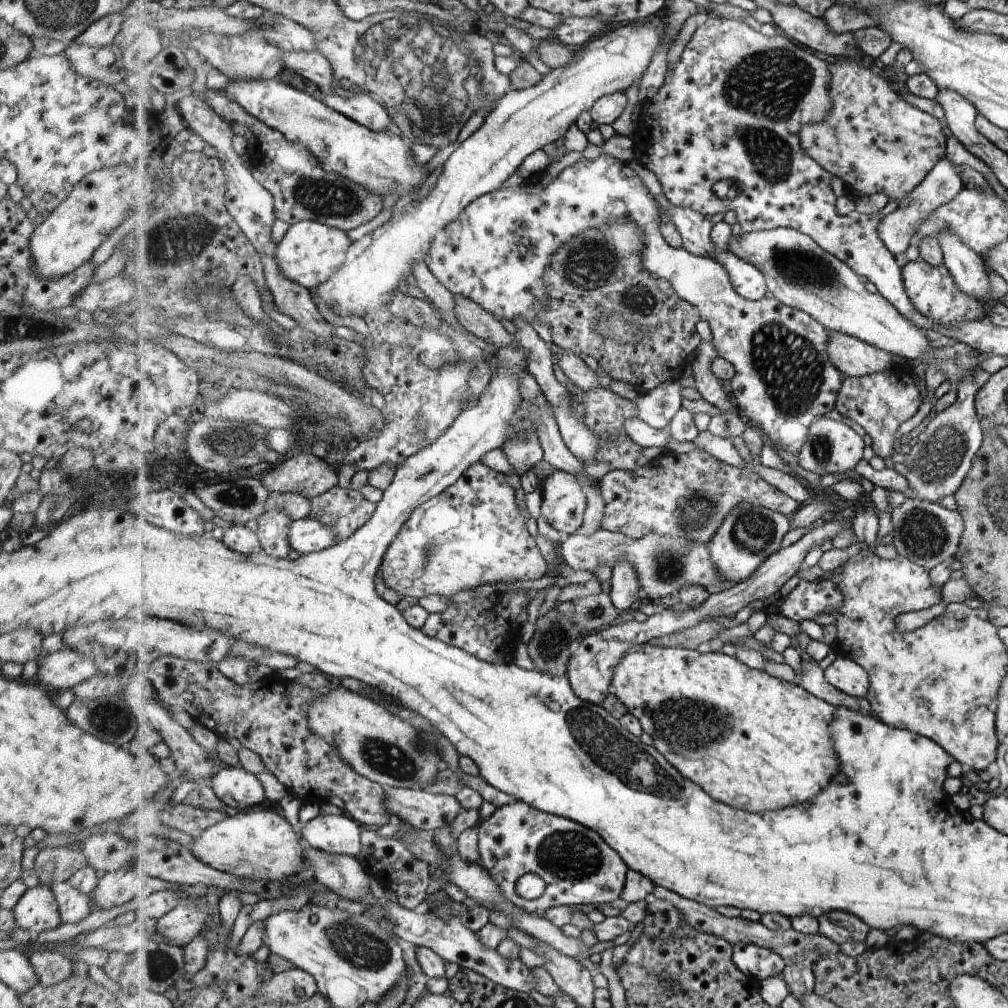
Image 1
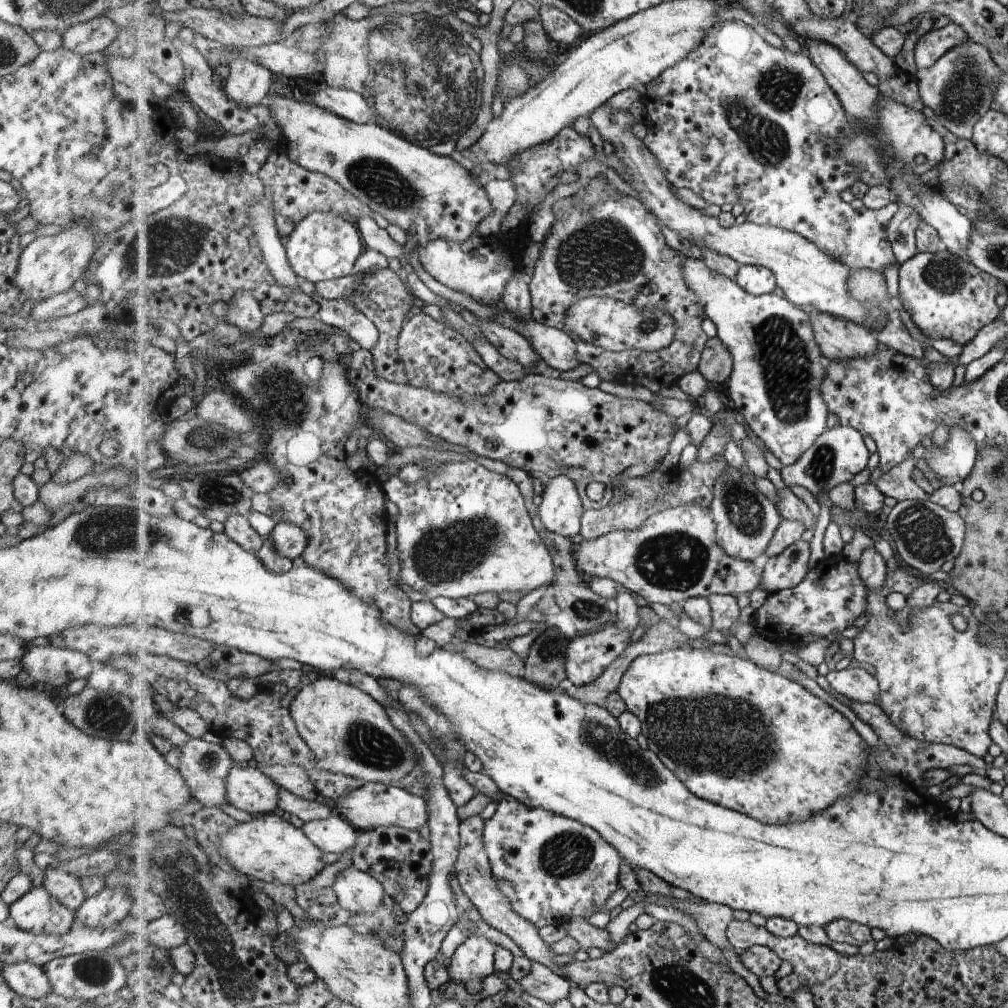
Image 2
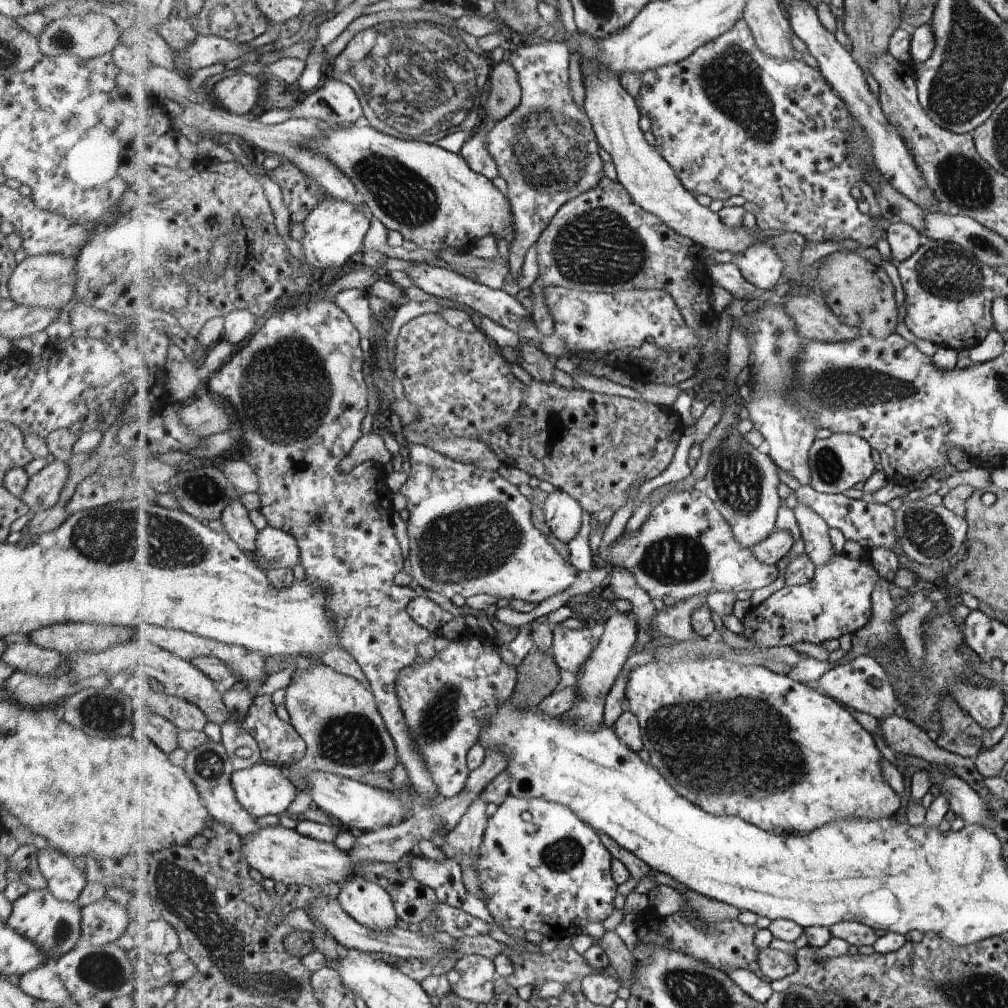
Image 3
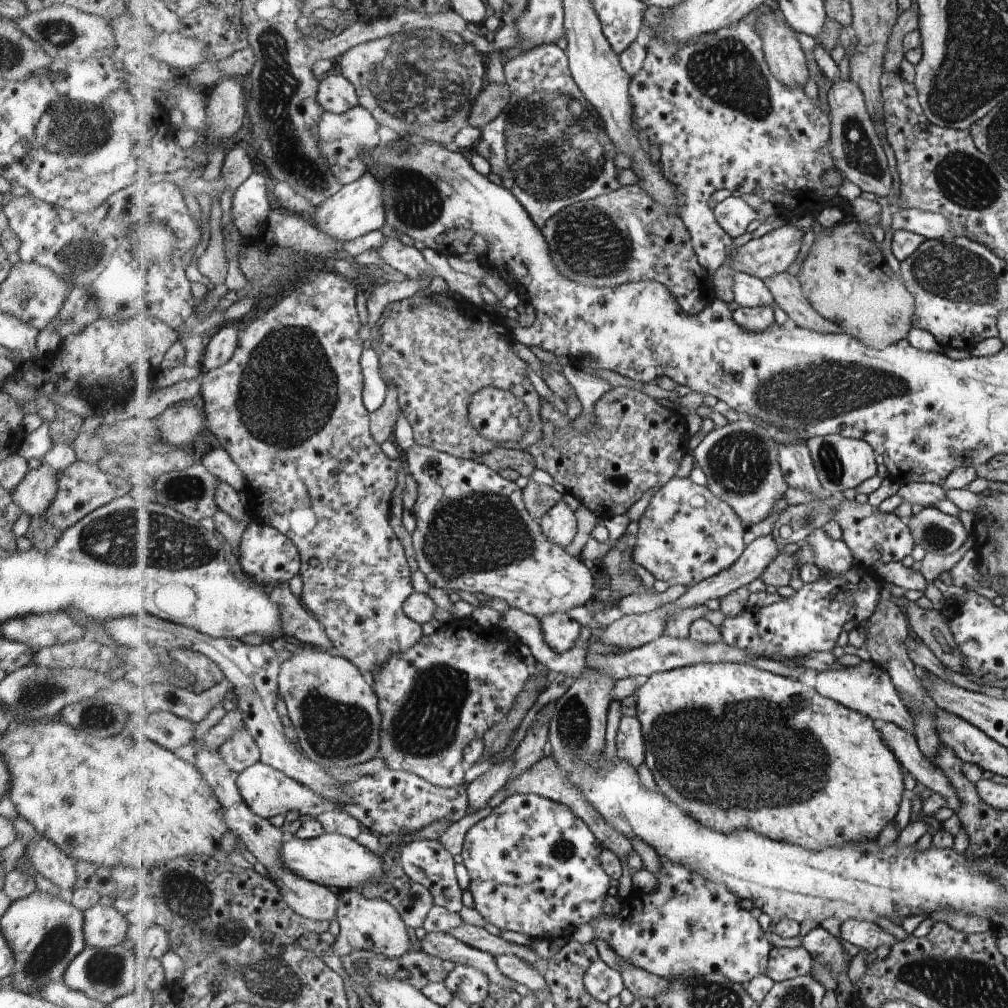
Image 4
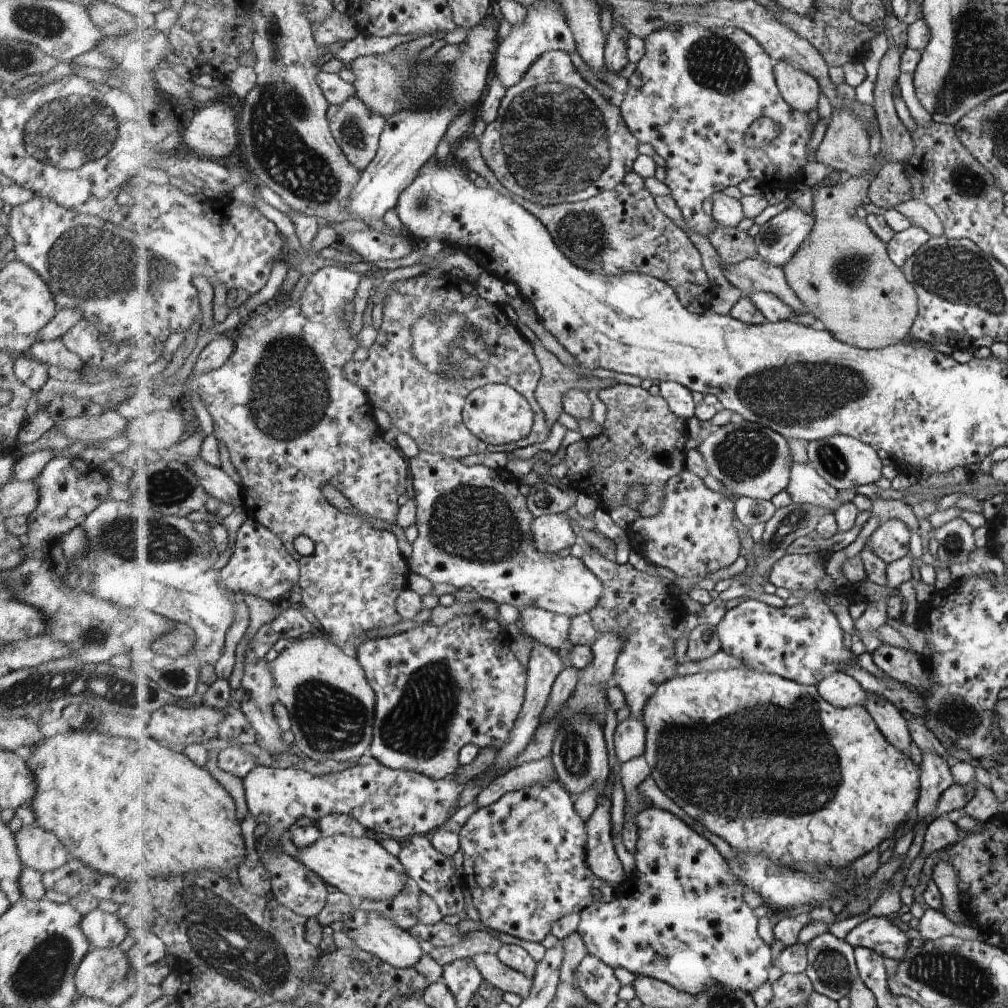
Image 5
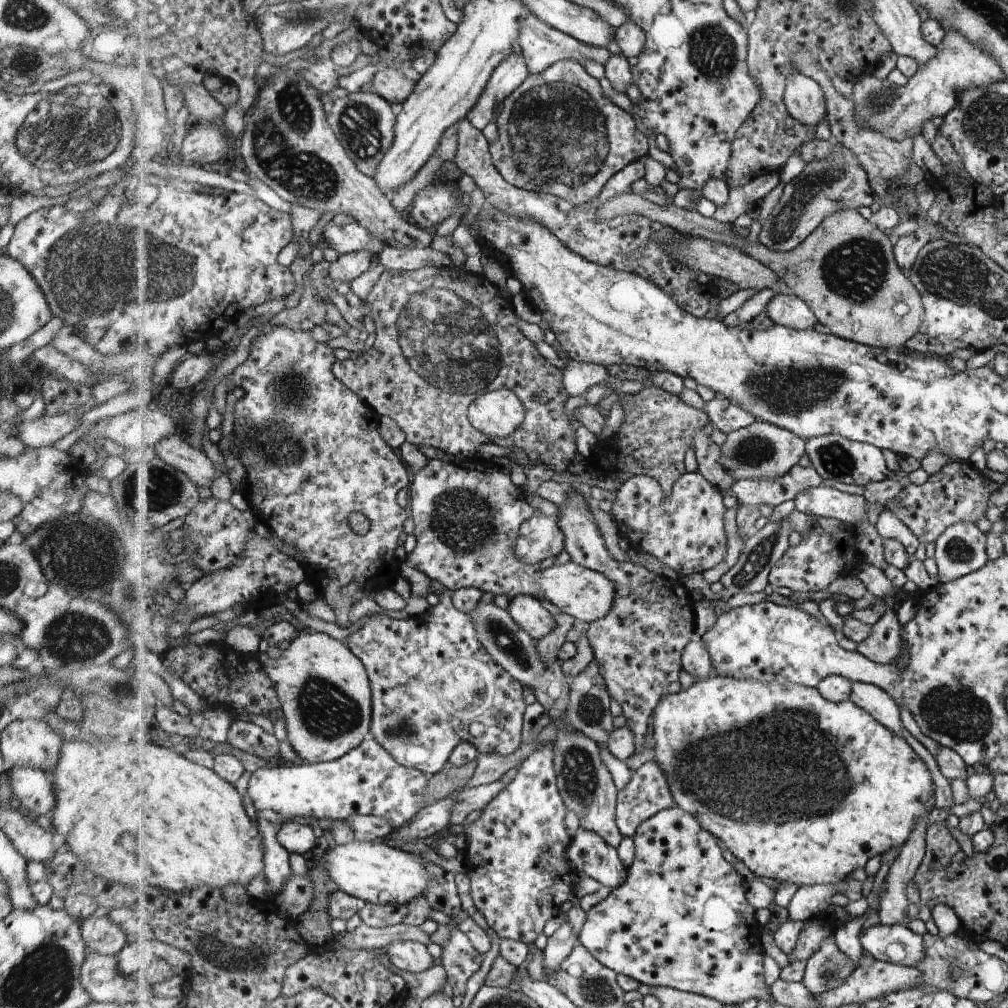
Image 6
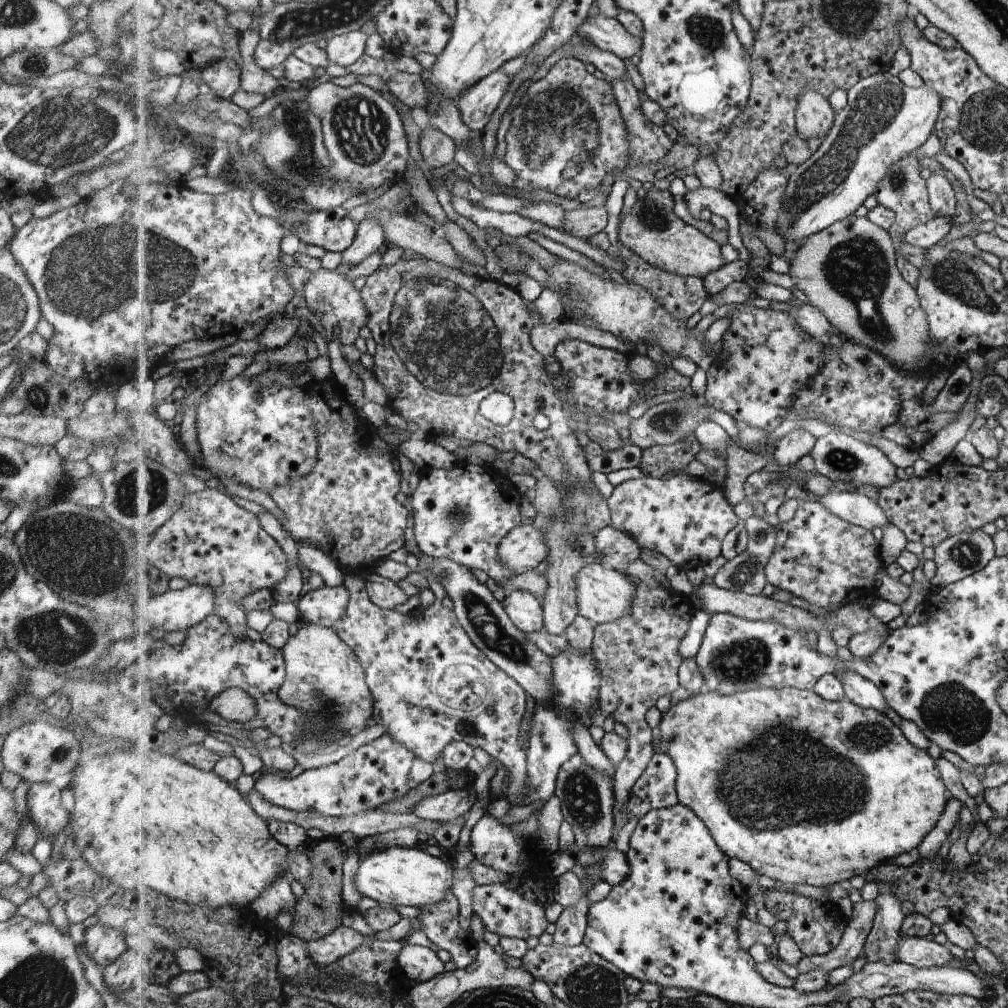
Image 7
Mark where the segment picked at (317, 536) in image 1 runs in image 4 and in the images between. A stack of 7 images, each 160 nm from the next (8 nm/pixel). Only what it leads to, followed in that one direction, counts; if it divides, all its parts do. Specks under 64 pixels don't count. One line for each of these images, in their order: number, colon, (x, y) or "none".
2: (291, 541)
3: (277, 548)
4: (269, 556)

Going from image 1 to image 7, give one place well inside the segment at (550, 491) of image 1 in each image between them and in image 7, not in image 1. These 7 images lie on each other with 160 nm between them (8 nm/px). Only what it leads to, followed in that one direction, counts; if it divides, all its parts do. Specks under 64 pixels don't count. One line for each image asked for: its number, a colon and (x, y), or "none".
2: (561, 510)
3: (563, 512)
4: (559, 524)
5: (552, 533)
6: (541, 537)
7: (525, 547)

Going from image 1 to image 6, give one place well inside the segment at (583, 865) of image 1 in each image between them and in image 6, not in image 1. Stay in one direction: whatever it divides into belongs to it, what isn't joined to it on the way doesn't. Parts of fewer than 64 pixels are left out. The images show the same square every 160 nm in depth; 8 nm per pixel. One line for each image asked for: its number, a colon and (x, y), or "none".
2: (551, 867)
3: (541, 867)
4: (534, 865)
5: (525, 856)
6: (517, 855)

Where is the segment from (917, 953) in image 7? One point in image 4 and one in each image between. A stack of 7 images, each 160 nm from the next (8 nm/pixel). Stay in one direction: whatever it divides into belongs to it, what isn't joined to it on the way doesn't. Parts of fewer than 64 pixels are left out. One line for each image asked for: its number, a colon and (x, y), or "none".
4: (869, 936)
5: (878, 933)
6: (893, 943)

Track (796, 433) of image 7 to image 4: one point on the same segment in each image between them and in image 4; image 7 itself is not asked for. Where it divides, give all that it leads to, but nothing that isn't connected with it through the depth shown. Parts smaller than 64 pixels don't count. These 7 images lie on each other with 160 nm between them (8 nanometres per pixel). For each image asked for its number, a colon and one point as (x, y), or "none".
4: (741, 460)
5: (752, 460)
6: (762, 450)

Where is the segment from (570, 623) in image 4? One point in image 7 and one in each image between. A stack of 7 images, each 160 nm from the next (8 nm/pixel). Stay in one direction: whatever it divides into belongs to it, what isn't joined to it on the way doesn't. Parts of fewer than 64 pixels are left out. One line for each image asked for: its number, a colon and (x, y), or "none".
5: (545, 627)
6: (528, 611)
7: (526, 611)

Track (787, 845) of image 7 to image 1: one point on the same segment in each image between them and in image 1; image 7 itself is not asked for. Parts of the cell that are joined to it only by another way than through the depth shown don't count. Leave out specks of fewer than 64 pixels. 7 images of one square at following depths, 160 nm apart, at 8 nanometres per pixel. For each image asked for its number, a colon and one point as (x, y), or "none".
1: (760, 743)
2: (739, 734)
3: (716, 729)
4: (834, 781)
5: (858, 788)
6: (802, 790)

